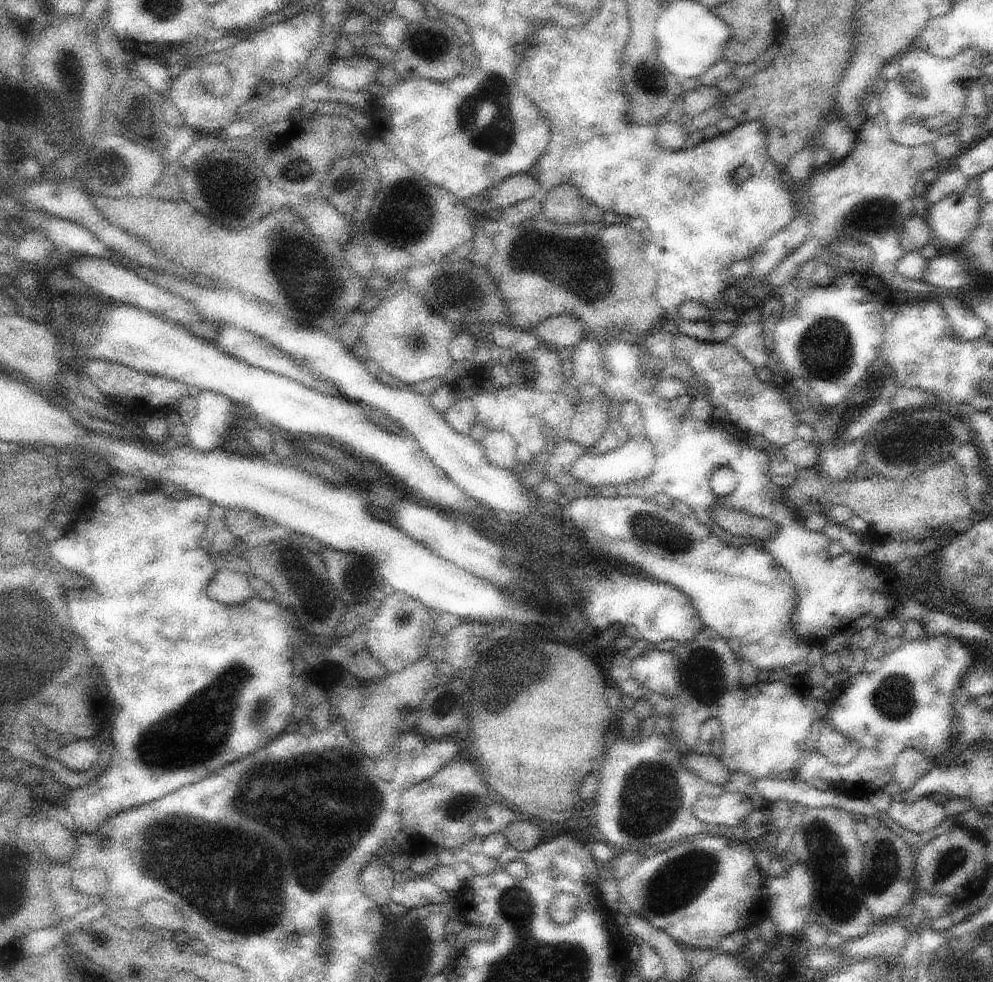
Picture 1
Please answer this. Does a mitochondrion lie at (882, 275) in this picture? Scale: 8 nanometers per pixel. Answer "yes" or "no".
no

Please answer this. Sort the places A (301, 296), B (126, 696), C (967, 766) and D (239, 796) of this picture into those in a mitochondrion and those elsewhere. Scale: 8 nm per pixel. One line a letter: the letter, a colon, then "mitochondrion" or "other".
A: mitochondrion
B: other
C: other
D: mitochondrion

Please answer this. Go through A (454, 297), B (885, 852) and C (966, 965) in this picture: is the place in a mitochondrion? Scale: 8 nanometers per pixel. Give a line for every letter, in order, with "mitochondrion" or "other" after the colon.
A: mitochondrion
B: mitochondrion
C: mitochondrion

